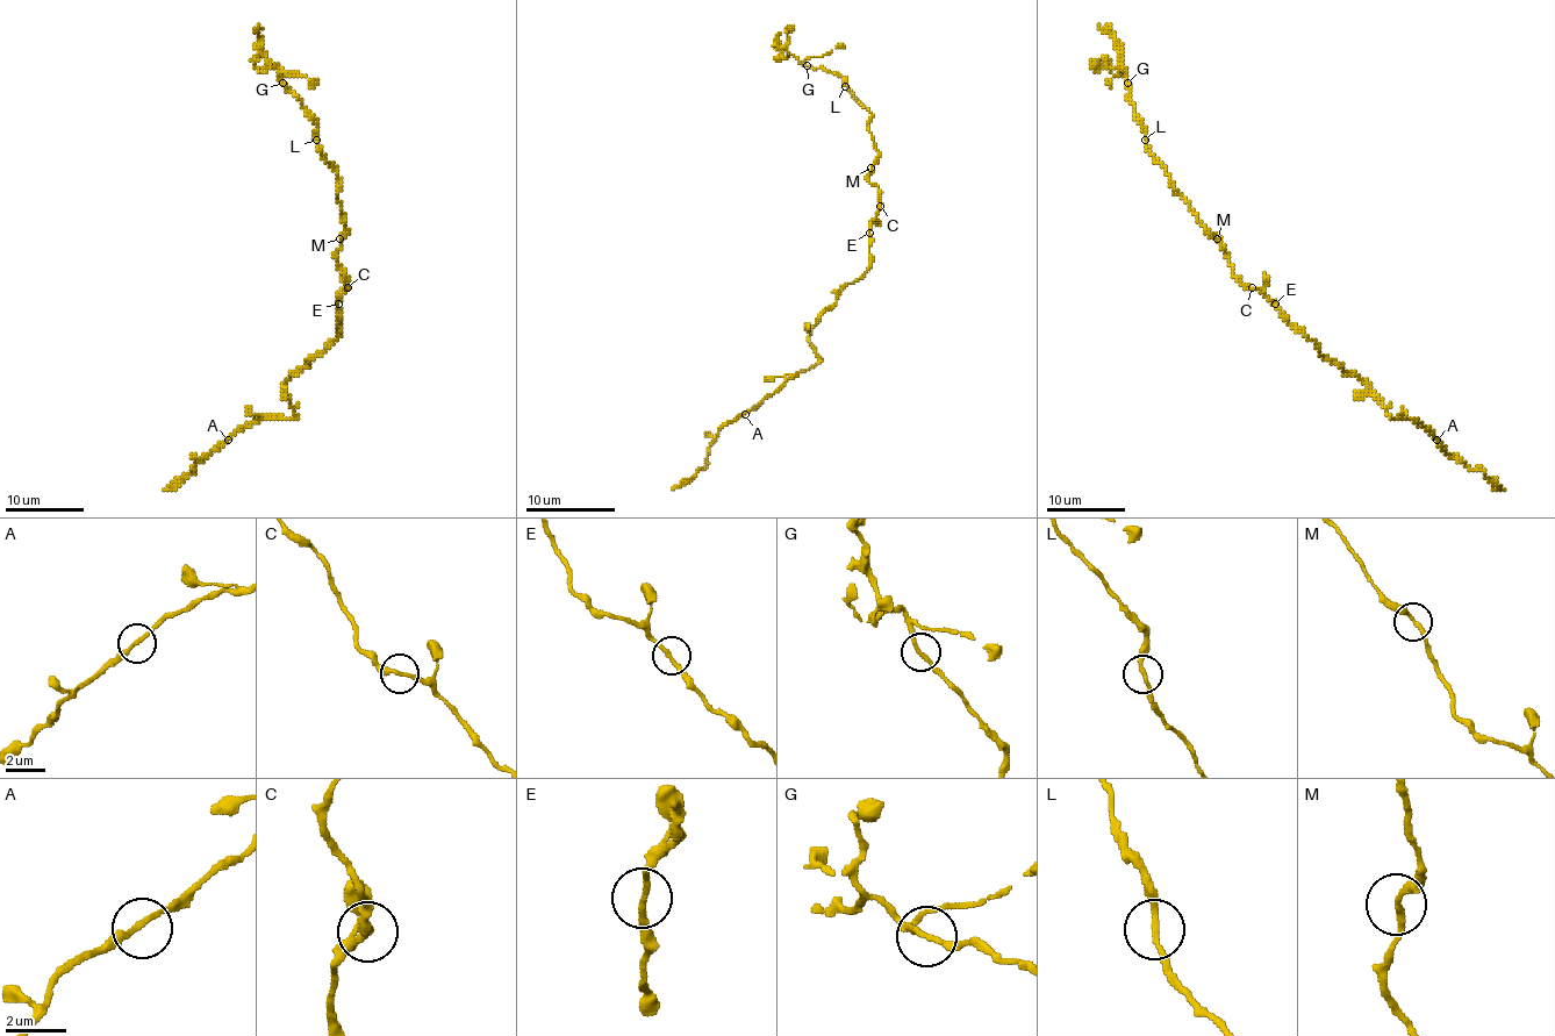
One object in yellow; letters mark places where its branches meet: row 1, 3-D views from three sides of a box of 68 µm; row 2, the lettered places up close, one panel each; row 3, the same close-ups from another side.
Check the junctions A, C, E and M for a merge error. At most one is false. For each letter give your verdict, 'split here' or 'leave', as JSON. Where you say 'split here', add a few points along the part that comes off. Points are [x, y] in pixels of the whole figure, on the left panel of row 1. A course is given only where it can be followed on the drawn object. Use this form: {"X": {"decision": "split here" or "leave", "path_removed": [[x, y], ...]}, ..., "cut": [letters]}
{"A": {"decision": "leave"}, "C": {"decision": "leave"}, "E": {"decision": "leave"}, "M": {"decision": "leave"}, "cut": []}

